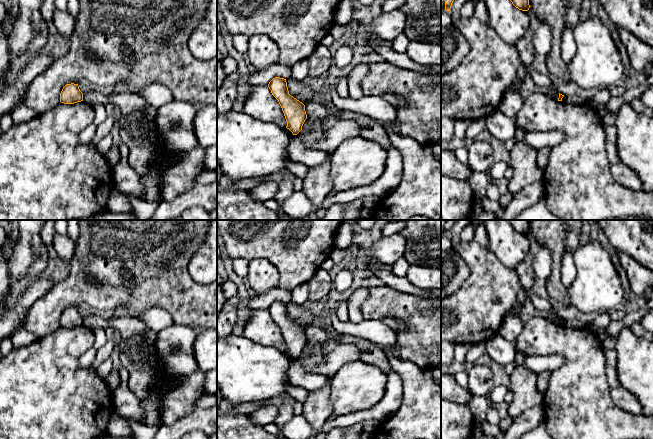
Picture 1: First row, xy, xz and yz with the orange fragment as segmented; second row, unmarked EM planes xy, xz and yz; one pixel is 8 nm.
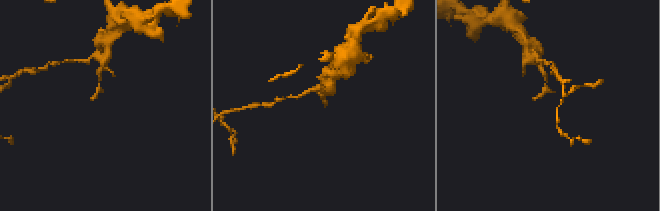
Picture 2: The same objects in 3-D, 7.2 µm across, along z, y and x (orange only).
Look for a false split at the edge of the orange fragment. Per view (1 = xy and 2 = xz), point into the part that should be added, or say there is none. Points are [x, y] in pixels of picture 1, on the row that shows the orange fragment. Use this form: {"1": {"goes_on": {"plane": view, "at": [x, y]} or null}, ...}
{"1": {"goes_on": null}, "2": {"goes_on": null}}

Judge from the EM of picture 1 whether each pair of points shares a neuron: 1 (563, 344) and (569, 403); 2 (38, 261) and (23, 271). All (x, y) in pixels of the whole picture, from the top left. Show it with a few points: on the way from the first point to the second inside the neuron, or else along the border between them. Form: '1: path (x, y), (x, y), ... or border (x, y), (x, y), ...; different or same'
1: path (569, 359), (569, 388); same
2: path (34, 261), (27, 267); same

